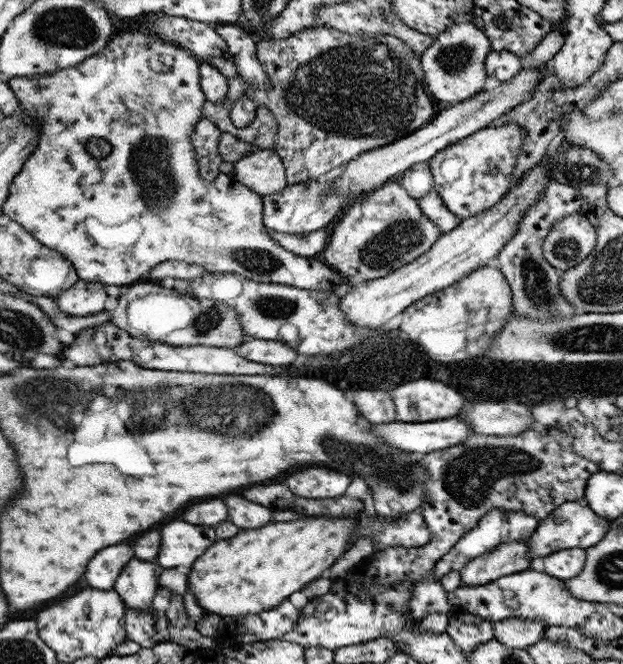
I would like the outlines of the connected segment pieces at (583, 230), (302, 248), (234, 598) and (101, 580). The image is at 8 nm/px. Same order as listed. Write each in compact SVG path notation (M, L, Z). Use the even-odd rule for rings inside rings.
M578 210L550 227L543 244L544 256L556 270L566 271L594 251L597 238L594 225Z
M330 228L300 235L276 231L272 231L270 234L272 240L275 240L282 248L302 257L320 258L326 244L330 242Z
M350 514L350 516L338 516L338 518L316 518L316 515L310 516L310 518L299 518L298 520L292 520L292 522L270 522L262 528L256 528L256 530L244 530L234 538L230 540L220 540L218 544L214 544L214 548L210 548L210 552L206 552L206 556L202 556L202 560L196 560L194 566L192 566L192 572L189 576L189 591L192 592L197 599L197 604L204 608L207 613L214 613L220 615L222 618L240 618L242 615L256 614L265 610L270 610L276 606L279 606L285 599L288 599L294 592L302 591L309 582L320 579L325 575L326 571L342 554L346 551L346 544L350 544L350 540L353 538L353 531L360 524L358 514Z
M124 544L110 546L110 548L104 548L102 552L98 552L98 556L94 556L94 560L90 560L90 568L86 570L86 576L84 576L88 587L102 591L113 590L116 587L117 579L128 566L132 556L134 556L132 550Z

